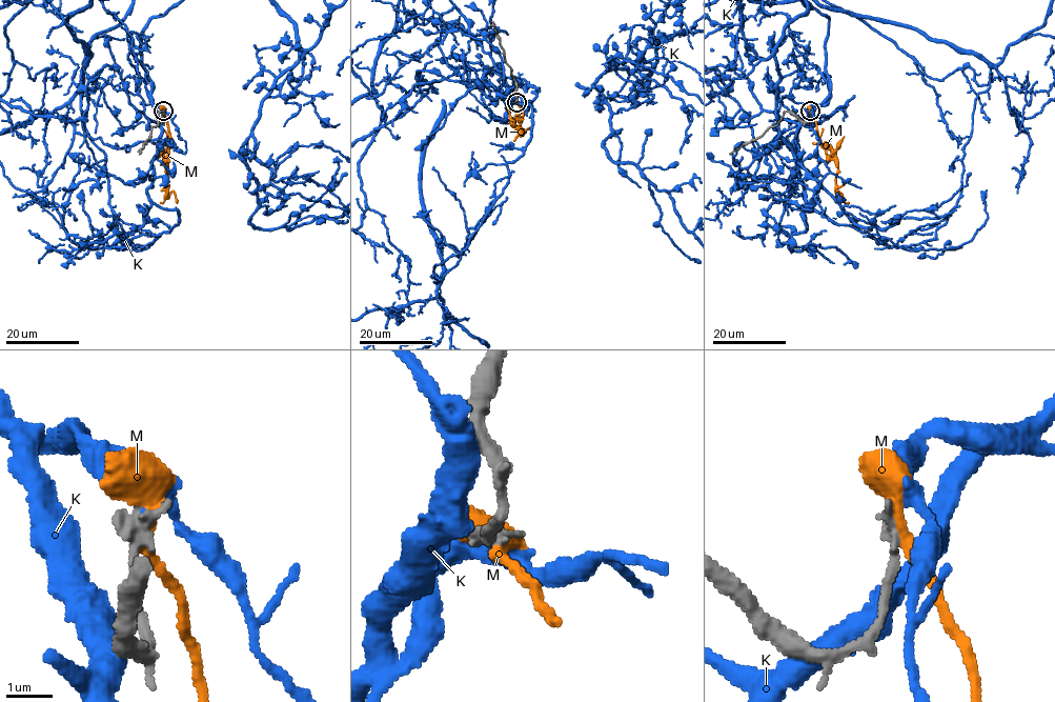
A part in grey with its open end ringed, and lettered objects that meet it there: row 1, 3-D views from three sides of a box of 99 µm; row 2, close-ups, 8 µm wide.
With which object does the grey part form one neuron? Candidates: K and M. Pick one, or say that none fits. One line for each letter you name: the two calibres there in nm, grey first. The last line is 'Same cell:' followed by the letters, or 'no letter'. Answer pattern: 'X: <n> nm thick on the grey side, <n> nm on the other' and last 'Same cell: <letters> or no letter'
K: 320 nm thick on the grey side, 360 nm on the other
Same cell: K

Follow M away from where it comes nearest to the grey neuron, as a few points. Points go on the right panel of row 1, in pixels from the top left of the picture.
M: (810, 112), (818, 142), (837, 168), (837, 202)

